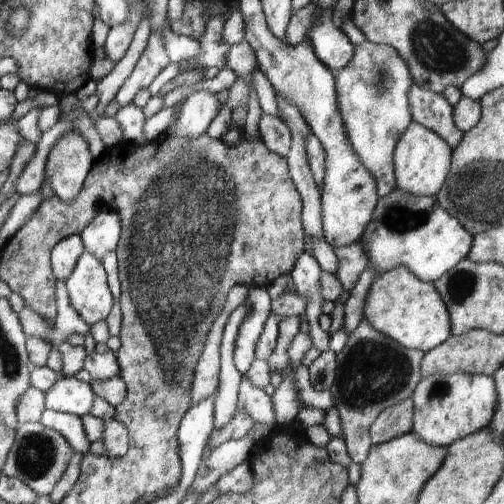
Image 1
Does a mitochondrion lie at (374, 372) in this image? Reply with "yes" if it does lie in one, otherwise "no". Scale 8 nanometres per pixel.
yes

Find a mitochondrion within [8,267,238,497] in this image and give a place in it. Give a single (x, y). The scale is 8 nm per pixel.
(36, 456)

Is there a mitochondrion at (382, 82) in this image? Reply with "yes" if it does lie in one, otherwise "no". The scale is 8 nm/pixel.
yes

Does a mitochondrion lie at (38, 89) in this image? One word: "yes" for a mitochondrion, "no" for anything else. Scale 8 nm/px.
no

